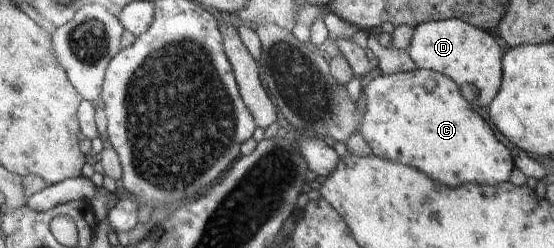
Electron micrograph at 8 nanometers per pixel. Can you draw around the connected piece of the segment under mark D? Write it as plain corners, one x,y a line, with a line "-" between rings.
448,18
418,23
405,51
418,69
440,73
457,85
473,86
479,108
488,108
488,103
500,90
502,54
498,44
492,35
462,20

